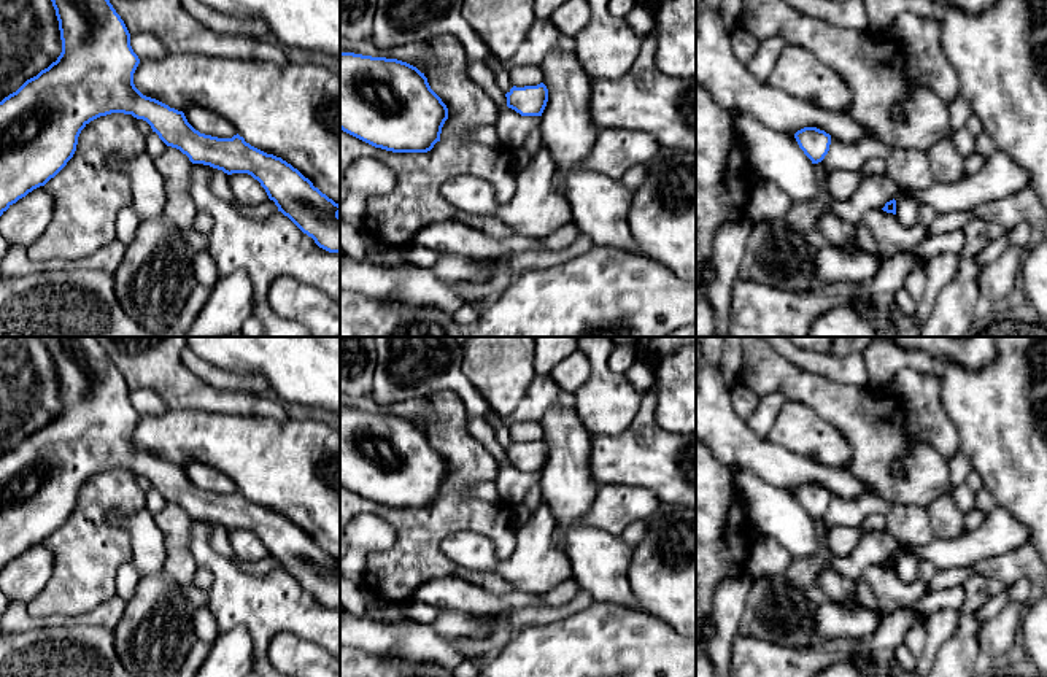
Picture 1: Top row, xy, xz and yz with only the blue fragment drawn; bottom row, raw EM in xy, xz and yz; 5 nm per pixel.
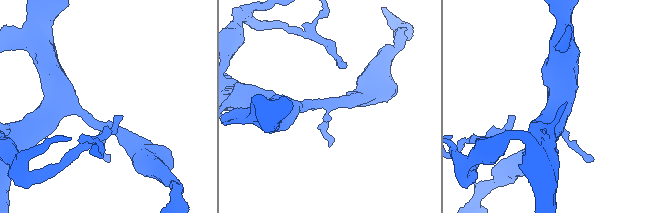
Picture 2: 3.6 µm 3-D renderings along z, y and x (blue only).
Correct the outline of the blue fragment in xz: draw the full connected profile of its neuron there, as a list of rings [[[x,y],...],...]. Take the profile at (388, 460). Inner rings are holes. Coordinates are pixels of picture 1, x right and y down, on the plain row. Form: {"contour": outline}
{"contour": [[[340,408],[340,485],[392,509],[427,509],[440,497],[448,464],[416,423],[386,413]]]}

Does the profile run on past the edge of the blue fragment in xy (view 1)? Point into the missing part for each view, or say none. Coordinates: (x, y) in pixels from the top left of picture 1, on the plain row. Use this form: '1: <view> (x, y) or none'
1: none

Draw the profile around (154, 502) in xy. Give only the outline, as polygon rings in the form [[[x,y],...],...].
[[[151,488],[145,494],[146,494],[146,509],[153,515],[156,515],[156,513],[159,513],[160,510],[165,509],[167,501],[159,494],[159,491],[156,488]]]

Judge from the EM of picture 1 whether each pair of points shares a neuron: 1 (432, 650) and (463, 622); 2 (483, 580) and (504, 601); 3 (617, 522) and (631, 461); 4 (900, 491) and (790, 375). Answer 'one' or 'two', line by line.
1: two
2: two
3: two
4: one

